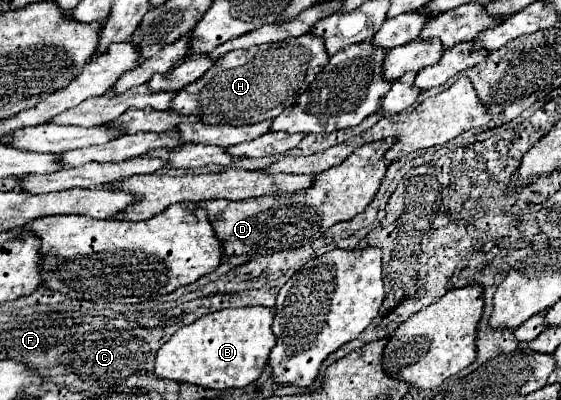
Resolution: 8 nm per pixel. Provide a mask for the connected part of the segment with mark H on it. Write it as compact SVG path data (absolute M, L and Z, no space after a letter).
M303 34L283 42L259 44L249 50L233 50L221 56L205 76L177 92L173 100L175 112L191 112L205 124L255 124L277 118L287 106L307 90L315 76L329 62L323 38Z

